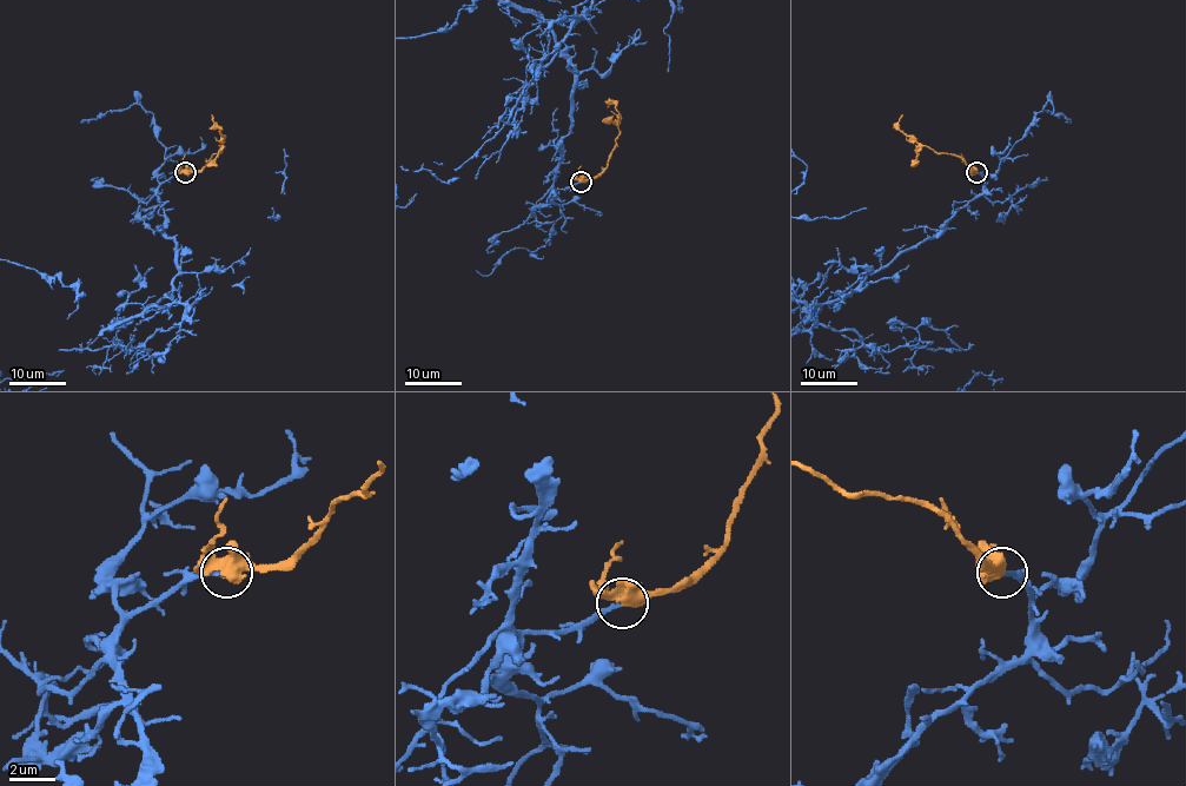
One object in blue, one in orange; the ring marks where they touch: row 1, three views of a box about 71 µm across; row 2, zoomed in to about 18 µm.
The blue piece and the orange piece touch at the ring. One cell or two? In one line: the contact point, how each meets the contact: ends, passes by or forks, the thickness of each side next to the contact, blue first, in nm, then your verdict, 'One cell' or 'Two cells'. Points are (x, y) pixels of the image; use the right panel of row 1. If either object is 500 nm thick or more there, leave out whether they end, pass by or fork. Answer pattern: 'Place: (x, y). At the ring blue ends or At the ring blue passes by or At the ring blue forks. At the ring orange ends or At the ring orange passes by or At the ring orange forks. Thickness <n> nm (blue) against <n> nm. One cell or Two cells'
Place: (976, 172). At the ring blue ends. At the ring orange forks. Thickness 140 nm (blue) against 400 nm. One cell

